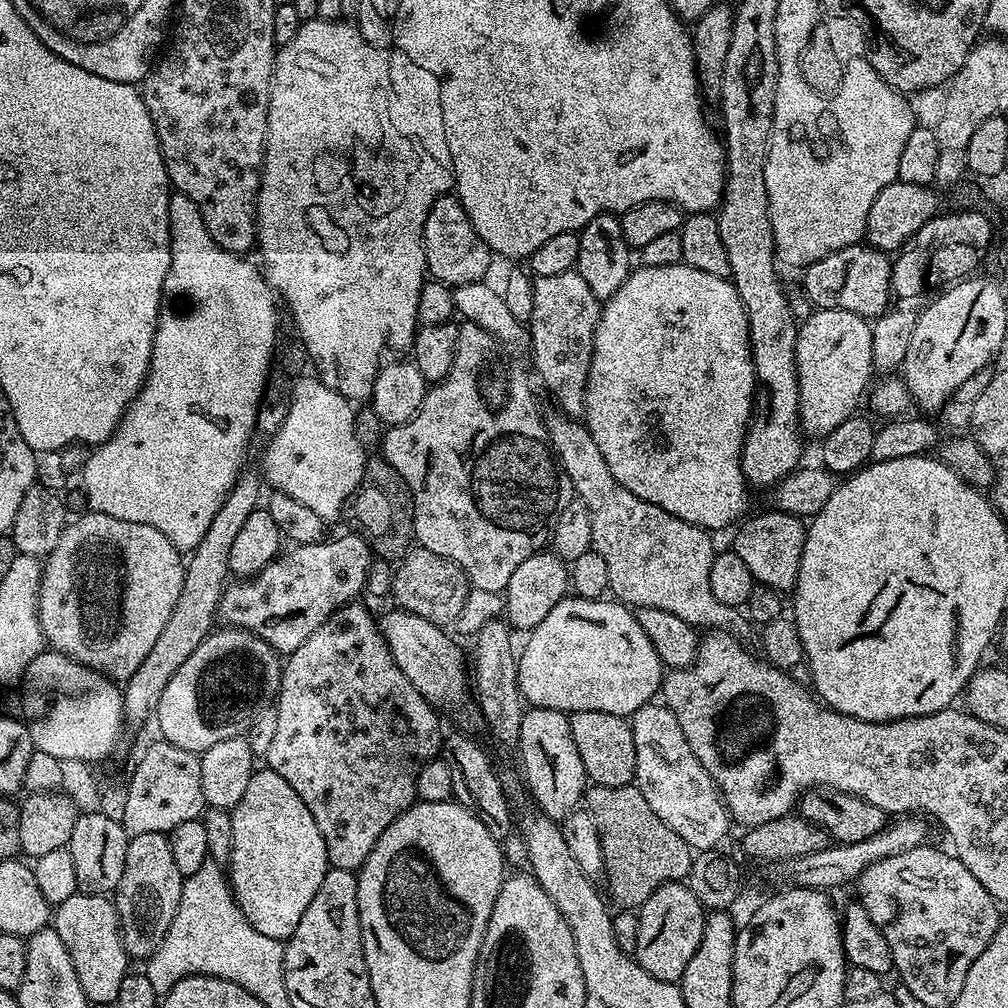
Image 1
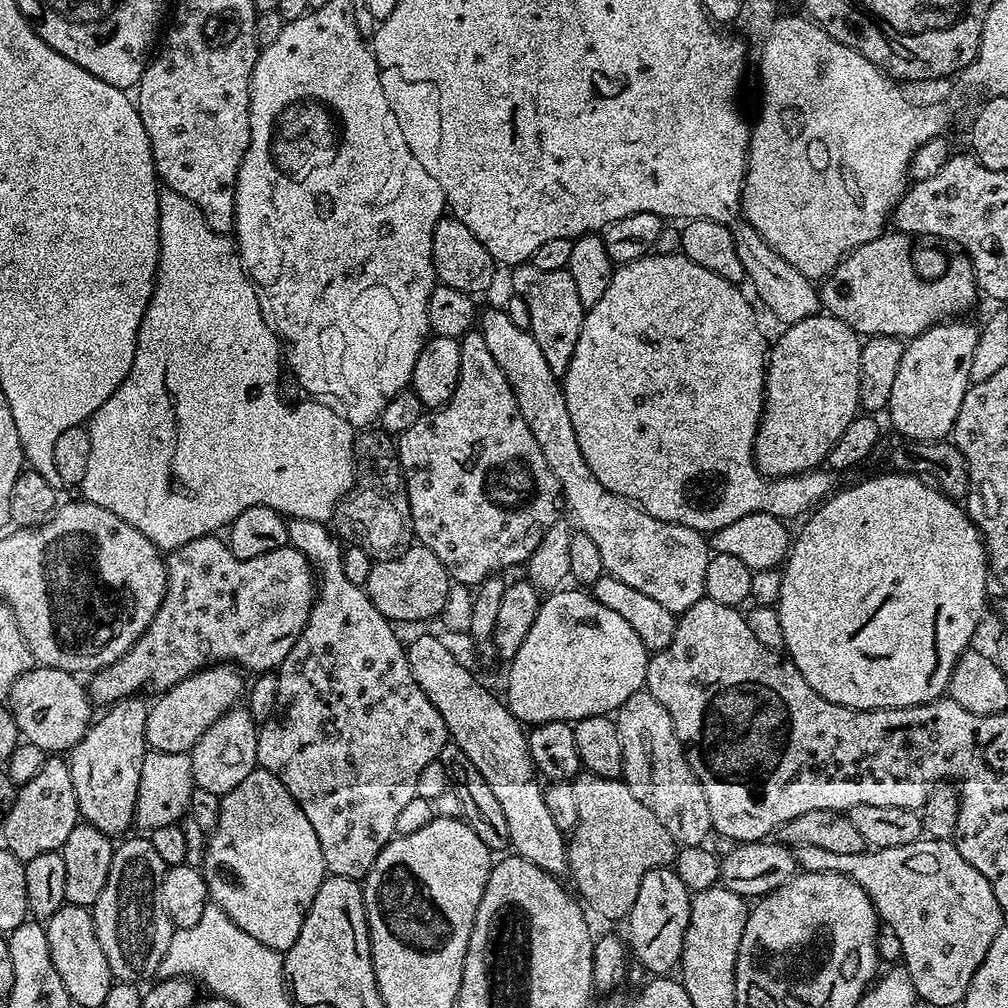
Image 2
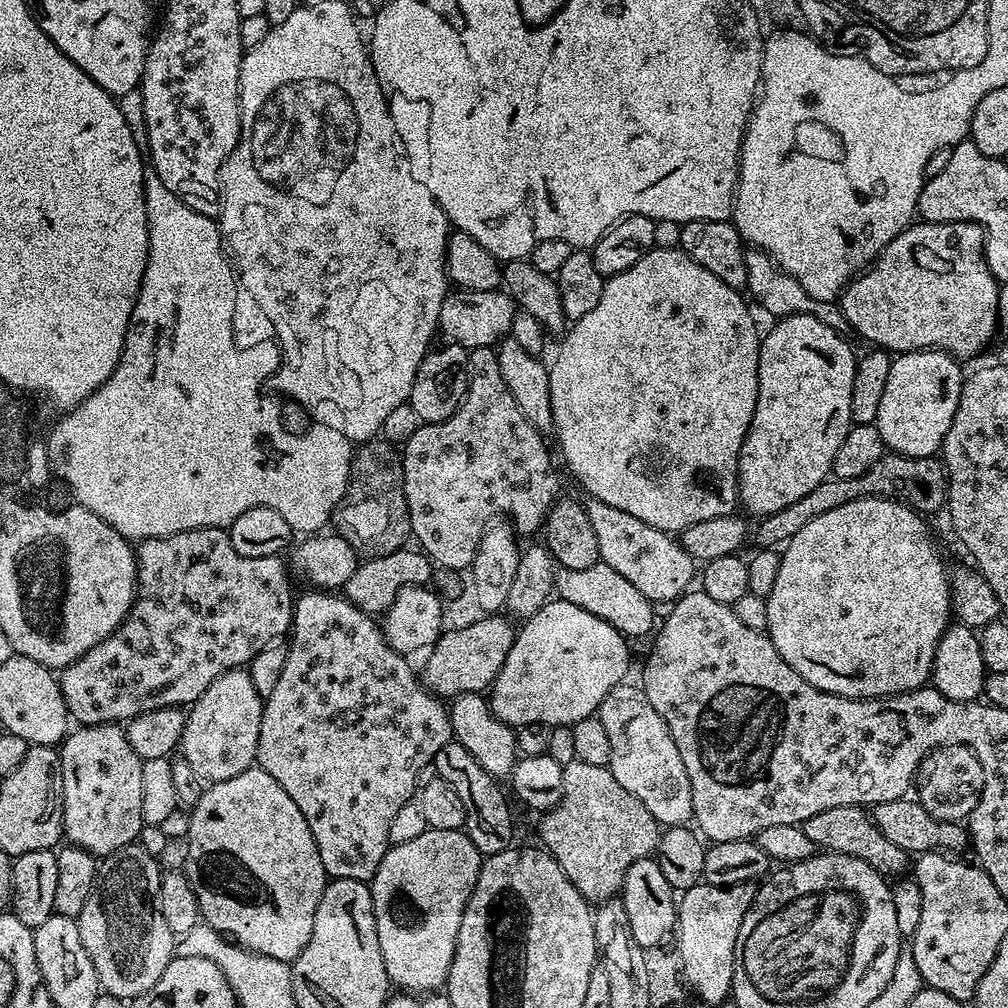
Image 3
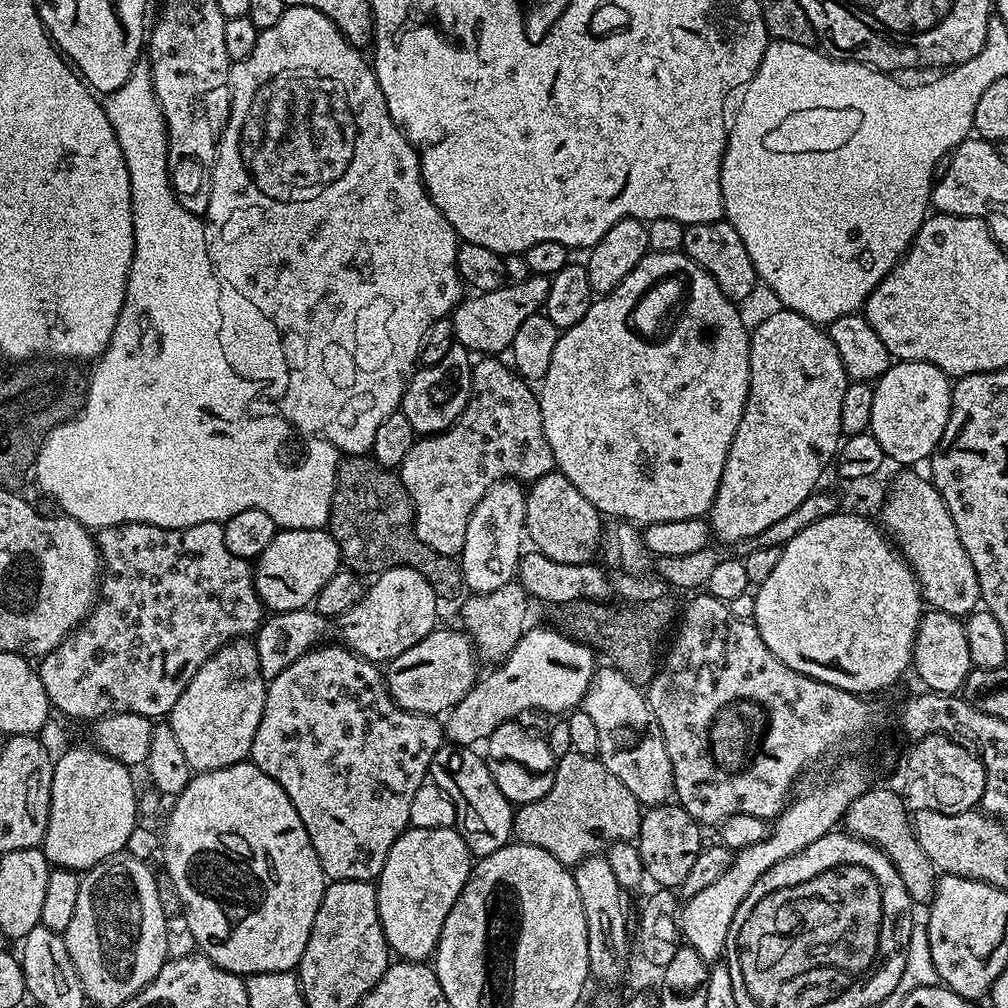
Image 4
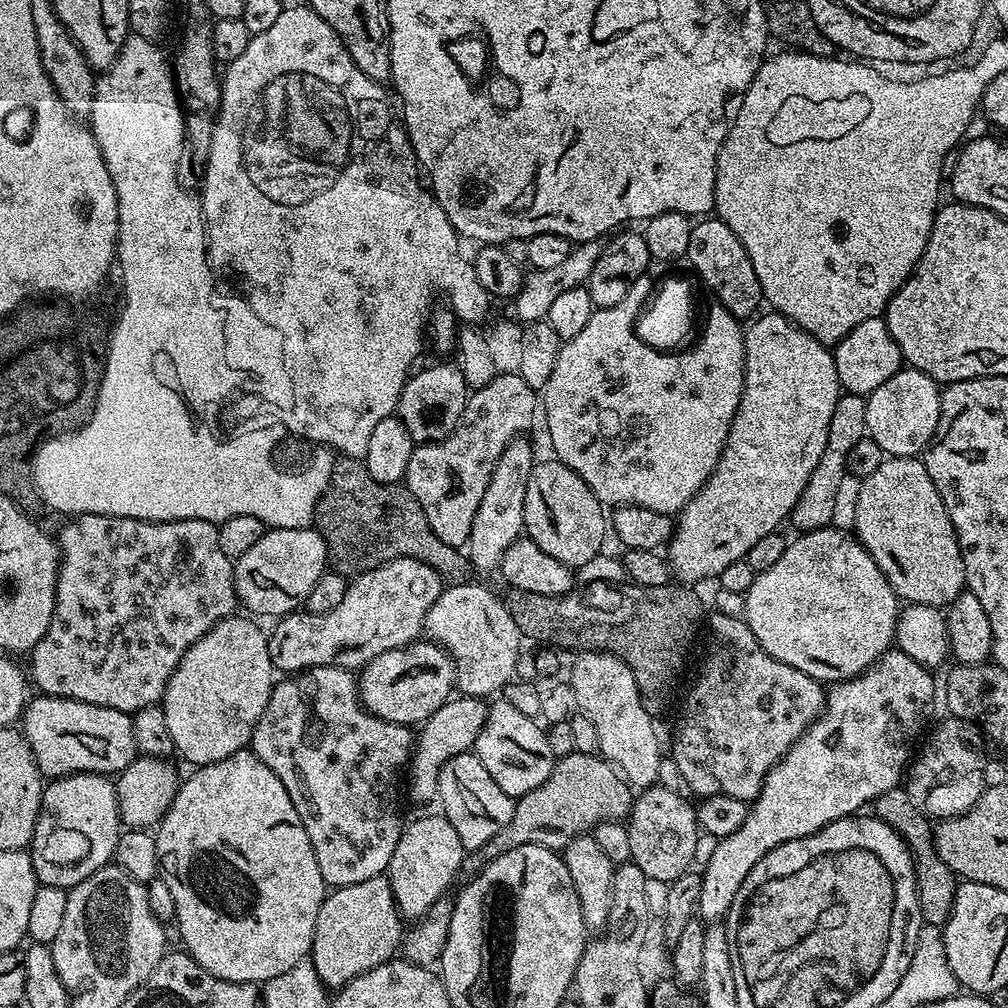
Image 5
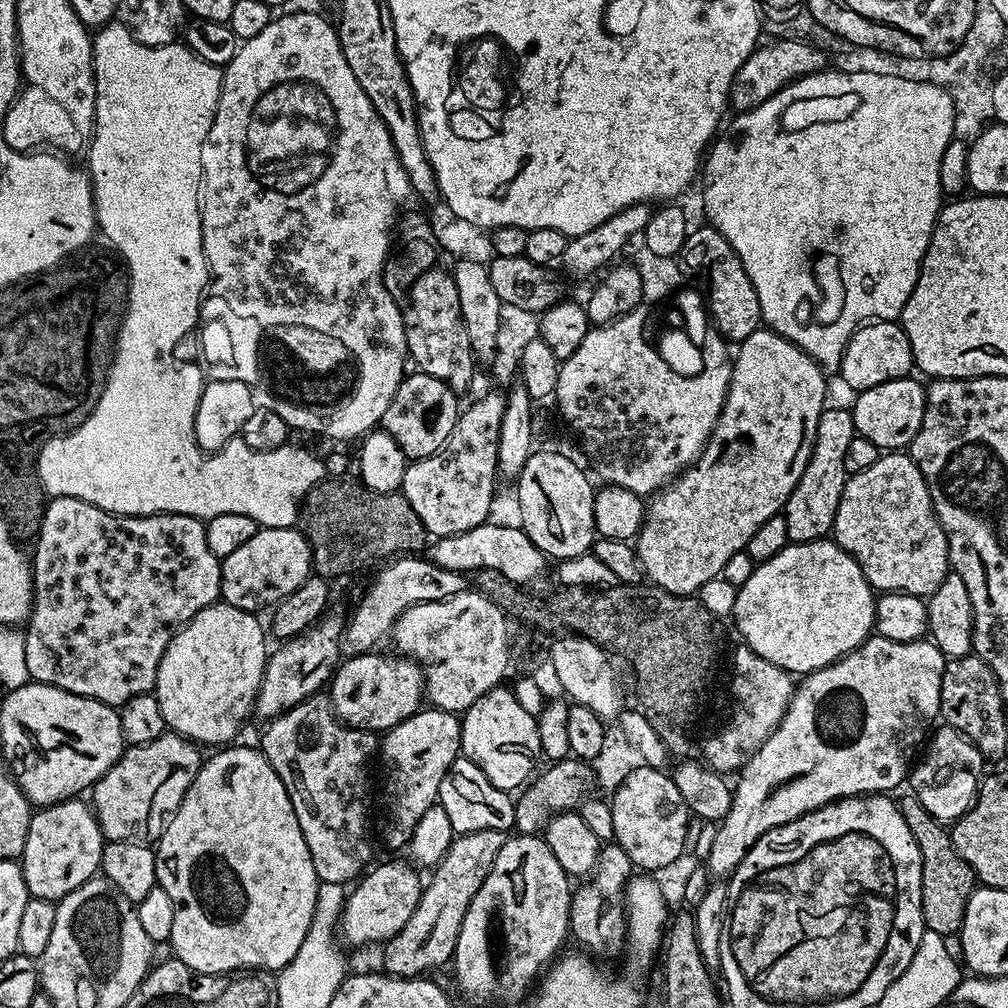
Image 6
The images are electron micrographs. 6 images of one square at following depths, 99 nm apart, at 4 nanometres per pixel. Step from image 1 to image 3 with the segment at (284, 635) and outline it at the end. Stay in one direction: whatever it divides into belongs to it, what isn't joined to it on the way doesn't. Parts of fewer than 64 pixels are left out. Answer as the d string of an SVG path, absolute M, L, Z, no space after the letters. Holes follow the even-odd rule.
M195 528L195 529L194 529L194 530L186 530L186 531L185 531L185 532L179 532L179 533L178 533L178 534L170 534L170 535L169 535L169 536L159 536L159 537L158 537L158 538L150 538L150 539L149 539L149 540L141 540L141 541L139 541L139 544L138 544L138 587L137 587L137 589L136 589L136 598L135 598L135 600L133 600L133 602L132 602L132 608L131 608L131 609L130 609L130 610L129 610L129 612L128 612L128 617L127 617L127 618L125 618L125 619L124 619L124 621L122 621L122 623L121 623L121 624L119 624L119 625L118 625L118 627L117 627L117 628L116 628L116 629L114 629L114 631L113 631L113 632L112 632L112 633L111 633L111 634L109 634L109 635L108 635L108 637L107 637L107 638L106 638L106 639L105 639L105 640L103 640L103 641L102 641L102 642L98 642L98 646L94 646L94 647L93 647L93 648L91 648L91 649L90 649L90 650L86 650L86 654L82 654L82 658L78 658L78 659L77 659L77 660L76 660L76 662L75 662L75 663L74 663L74 664L71 664L71 665L70 665L70 666L66 666L66 667L65 667L65 668L63 668L63 669L62 669L62 671L61 671L61 672L60 672L60 673L59 673L59 676L58 676L58 679L59 679L59 681L60 681L60 689L61 689L61 690L62 690L62 698L63 698L63 699L64 699L64 701L65 701L65 702L66 702L66 706L67 706L67 707L68 707L68 714L69 714L69 717L71 717L71 719L72 719L72 720L73 720L73 721L75 721L75 723L76 723L76 724L77 724L77 725L80 725L80 726L87 726L87 725L90 725L90 724L114 724L114 723L117 723L117 722L127 722L127 721L129 721L129 720L132 720L132 719L134 719L134 718L135 718L135 717L136 717L136 716L141 716L141 715L142 715L142 714L146 714L146 713L147 713L147 712L149 712L149 711L150 711L150 710L162 710L162 709L163 709L163 708L180 708L180 707L181 707L181 706L191 706L191 704L193 704L193 703L194 703L194 702L195 702L195 701L196 701L196 699L198 699L198 697L200 697L200 695L201 695L201 694L203 694L203 692L204 692L204 691L205 691L205 690L206 690L206 686L210 686L210 682L214 682L214 678L218 678L218 677L219 677L219 676L221 676L221 675L222 675L222 673L224 673L224 672L229 672L229 671L230 671L230 669L232 669L232 668L244 668L244 667L245 667L245 666L247 666L247 665L248 665L248 663L249 663L249 662L251 662L251 660L252 660L252 659L253 659L253 658L254 658L254 656L255 656L255 655L256 655L256 654L258 654L258 652L259 652L259 651L260 651L260 650L262 650L262 649L263 649L263 648L264 648L264 647L266 647L266 645L267 645L267 644L269 644L269 643L270 643L270 642L271 642L271 641L272 641L272 640L280 640L280 639L281 639L281 637L283 637L283 635L282 635L282 634L283 634L283 632L284 632L284 635L285 635L285 633L287 633L287 632L288 632L288 631L289 631L289 629L291 629L291 627L292 627L292 610L293 610L293 607L294 607L294 591L293 591L293 592L292 592L292 584L291 584L291 582L290 582L290 581L288 581L288 574L289 574L289 575L290 575L290 572L289 572L289 569L288 569L288 568L287 568L287 567L286 567L286 564L285 564L285 568L286 568L286 569L284 569L284 564L283 564L283 562L282 562L282 561L283 561L283 559L281 559L281 557L280 557L280 556L267 556L267 557L266 557L266 558L246 558L246 557L245 557L245 556L243 556L243 555L242 555L242 554L238 554L238 550L234 550L234 546L233 546L233 545L232 545L232 543L231 543L231 542L230 542L230 538L229 538L229 537L228 537L228 534L227 534L227 531L225 531L225 529L222 529L222 528Z

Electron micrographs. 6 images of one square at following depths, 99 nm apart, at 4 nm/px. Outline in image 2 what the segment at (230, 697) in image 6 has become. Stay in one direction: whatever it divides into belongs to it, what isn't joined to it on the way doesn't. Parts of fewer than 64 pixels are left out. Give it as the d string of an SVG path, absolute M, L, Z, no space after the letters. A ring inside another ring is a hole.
M233 706L208 727L206 734L198 738L191 750L192 783L202 790L210 790L215 796L225 796L246 774L256 767L256 734L258 722L249 714L247 707Z

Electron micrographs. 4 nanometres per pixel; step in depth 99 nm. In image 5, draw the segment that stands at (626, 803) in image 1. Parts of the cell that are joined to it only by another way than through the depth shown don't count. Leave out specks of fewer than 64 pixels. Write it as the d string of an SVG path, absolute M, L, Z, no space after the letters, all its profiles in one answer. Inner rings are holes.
M574 751L568 756L561 756L553 763L550 778L546 778L546 782L542 782L542 786L530 790L530 794L516 800L514 818L510 818L510 822L506 822L506 826L502 826L502 830L498 830L498 834L494 834L494 838L490 838L490 842L486 842L480 847L479 859L482 858L481 861L484 862L490 861L506 850L514 850L523 844L563 850L576 836L591 833L592 829L598 827L602 822L623 821L632 810L633 799L634 792L628 781L613 765L599 755Z

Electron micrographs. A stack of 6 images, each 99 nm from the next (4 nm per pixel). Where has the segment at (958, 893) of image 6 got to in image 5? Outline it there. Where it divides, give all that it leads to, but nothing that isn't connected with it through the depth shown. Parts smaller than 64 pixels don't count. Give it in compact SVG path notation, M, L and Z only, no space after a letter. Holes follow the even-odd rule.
M904 786L886 790L874 801L874 815L882 822L892 825L892 829L900 835L912 853L912 865L916 871L916 893L920 907L920 919L926 924L944 925L952 912L958 878L938 858L938 850L934 846L934 824L910 798Z

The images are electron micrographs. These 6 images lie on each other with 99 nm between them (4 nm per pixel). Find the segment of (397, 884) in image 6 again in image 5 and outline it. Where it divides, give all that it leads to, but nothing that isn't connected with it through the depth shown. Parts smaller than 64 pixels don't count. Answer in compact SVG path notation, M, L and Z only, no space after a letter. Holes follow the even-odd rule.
M387 875L354 882L354 886L337 888L325 895L318 910L318 922L314 922L310 953L310 963L324 987L339 990L354 978L366 974L366 970L374 970L374 966L393 959L401 951L406 935L403 923Z

